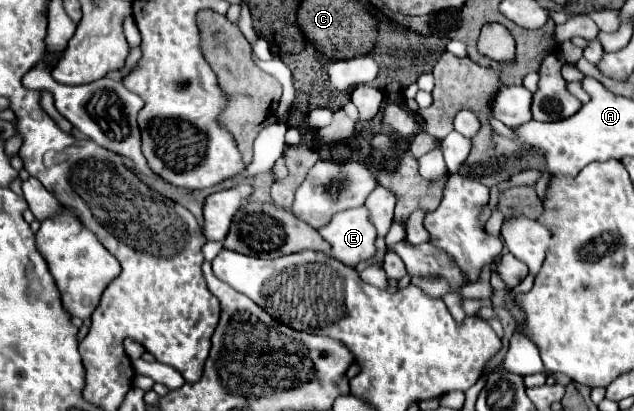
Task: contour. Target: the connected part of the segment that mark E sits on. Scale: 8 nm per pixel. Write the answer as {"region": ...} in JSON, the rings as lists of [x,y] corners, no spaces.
{"region":[[[365,205],[337,213],[319,233],[331,243],[333,257],[345,265],[355,267],[359,261],[375,255],[377,231]]]}

